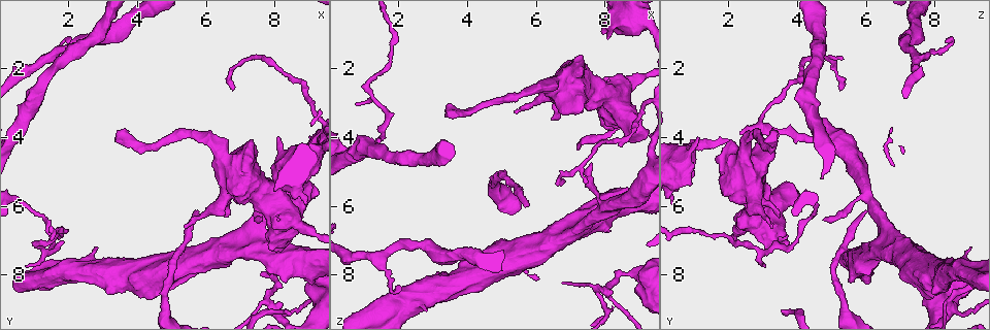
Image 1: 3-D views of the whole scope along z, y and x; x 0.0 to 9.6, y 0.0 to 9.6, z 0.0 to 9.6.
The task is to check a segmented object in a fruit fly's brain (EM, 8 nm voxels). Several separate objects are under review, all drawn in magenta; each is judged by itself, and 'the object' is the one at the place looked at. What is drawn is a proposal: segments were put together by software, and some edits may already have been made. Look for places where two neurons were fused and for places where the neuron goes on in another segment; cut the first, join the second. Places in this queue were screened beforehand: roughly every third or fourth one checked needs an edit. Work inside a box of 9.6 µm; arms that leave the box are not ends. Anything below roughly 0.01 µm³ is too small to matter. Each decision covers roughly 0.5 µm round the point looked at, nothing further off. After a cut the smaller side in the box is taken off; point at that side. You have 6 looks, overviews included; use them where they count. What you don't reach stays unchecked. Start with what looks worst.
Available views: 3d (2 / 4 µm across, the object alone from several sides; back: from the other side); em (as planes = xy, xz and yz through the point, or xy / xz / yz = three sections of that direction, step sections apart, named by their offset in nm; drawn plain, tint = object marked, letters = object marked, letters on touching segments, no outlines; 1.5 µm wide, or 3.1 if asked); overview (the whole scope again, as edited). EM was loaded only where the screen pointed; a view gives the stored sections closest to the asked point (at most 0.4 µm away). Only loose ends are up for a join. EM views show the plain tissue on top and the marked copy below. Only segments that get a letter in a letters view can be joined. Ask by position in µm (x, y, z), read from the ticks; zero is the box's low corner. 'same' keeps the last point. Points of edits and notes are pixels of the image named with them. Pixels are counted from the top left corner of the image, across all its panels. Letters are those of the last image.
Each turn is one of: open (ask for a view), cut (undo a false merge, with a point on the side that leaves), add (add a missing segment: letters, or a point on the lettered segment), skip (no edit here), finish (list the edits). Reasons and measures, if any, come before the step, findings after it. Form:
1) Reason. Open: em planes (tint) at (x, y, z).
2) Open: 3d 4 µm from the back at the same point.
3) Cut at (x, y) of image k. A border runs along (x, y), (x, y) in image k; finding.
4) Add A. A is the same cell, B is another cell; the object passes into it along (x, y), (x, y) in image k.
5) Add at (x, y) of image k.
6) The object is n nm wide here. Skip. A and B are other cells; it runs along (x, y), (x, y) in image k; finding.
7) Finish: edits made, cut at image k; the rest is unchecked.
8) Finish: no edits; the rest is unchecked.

Free end. Open: 3d 2 µm from the back at (5.70, 6.15, 6.00).

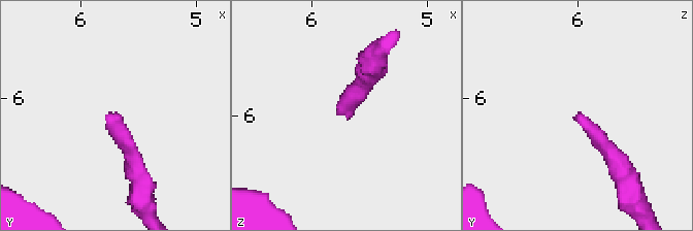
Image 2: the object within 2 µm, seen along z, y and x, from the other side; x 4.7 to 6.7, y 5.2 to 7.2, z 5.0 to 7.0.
Open: em xy step 4 (tint) at (5.74, 6.14, 5.96).

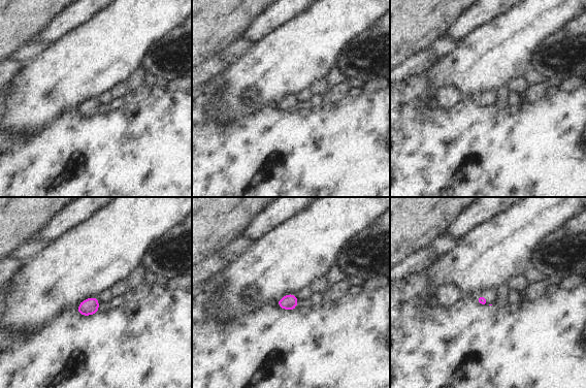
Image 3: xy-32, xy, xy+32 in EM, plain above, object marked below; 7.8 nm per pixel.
Another direction. Open: em planes (letters) at the same point.

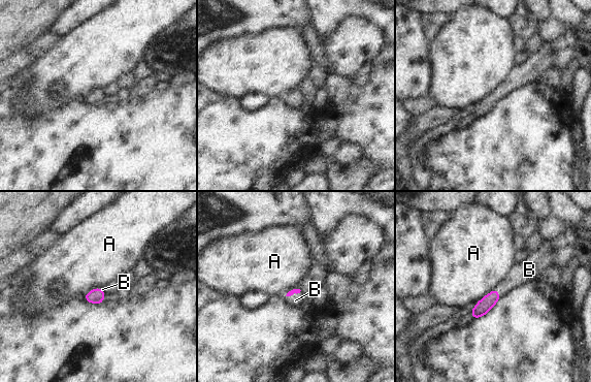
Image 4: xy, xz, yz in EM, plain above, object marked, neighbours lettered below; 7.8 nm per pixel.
The longest contact is with A, 200 nm. Add B. B is the same cell, A is another cell; the object passes into it along (487, 303), (498, 293), (521, 273) in image 4; it goes on there.

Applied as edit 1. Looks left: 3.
Free end. Open: em planes (letters) at (3.65, 3.80, 3.35).

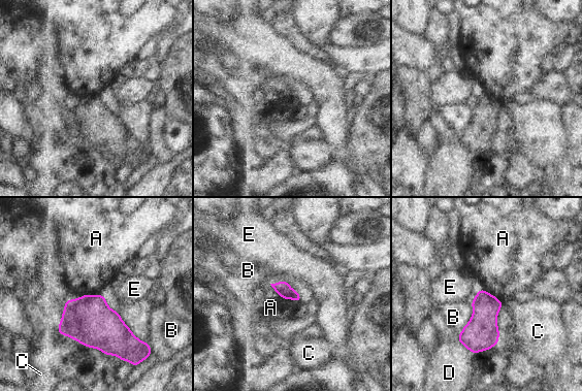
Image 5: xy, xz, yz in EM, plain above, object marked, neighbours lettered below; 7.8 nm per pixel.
The object is 110 nm wide here. Skip. A, B, C, D and E are other cells; a border runs along (102, 294), (84, 294), (65, 301) in image 5; no lettered segment goes on from it.

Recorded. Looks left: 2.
Finish: edits made, add at image 4; the rest is unchecked.

